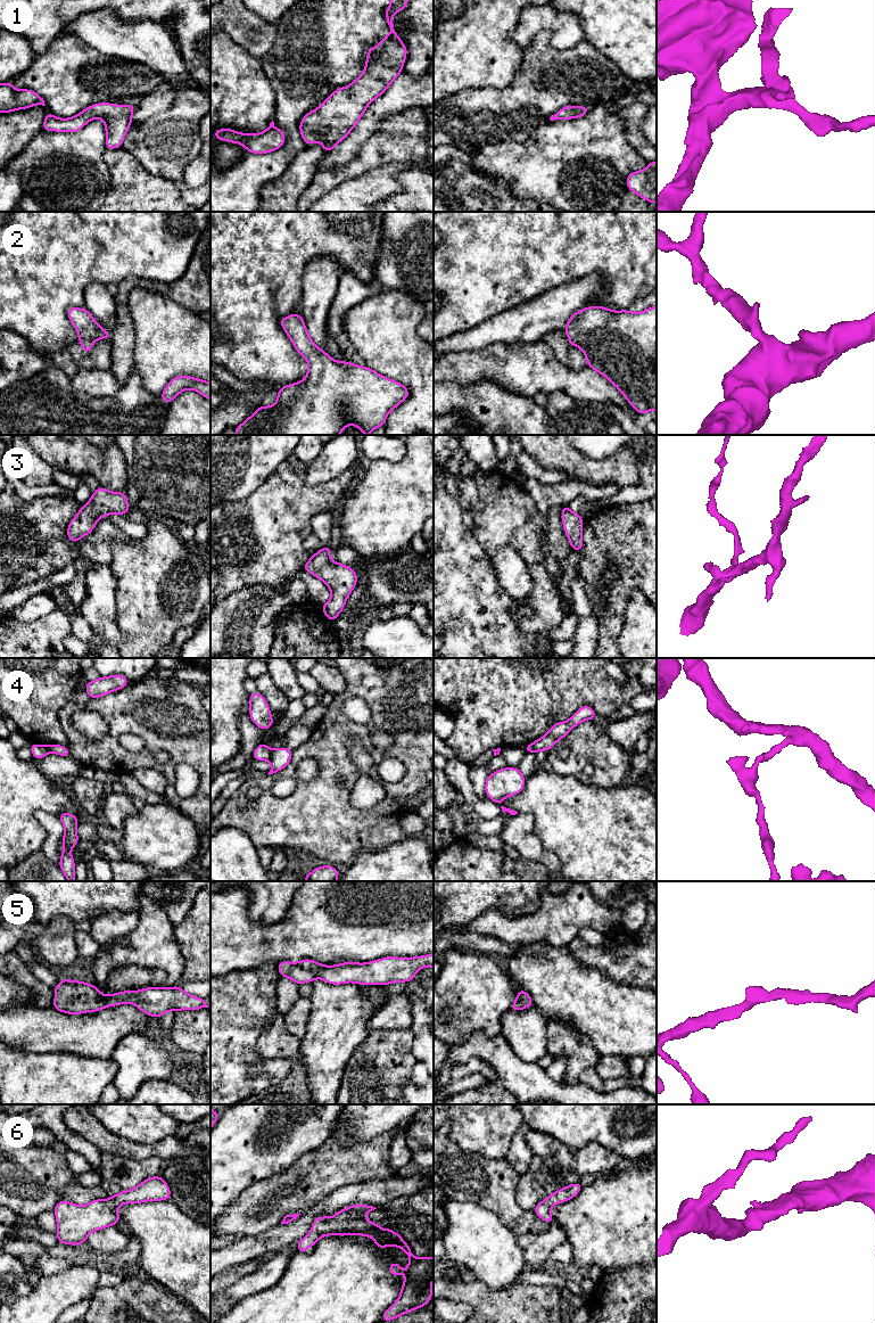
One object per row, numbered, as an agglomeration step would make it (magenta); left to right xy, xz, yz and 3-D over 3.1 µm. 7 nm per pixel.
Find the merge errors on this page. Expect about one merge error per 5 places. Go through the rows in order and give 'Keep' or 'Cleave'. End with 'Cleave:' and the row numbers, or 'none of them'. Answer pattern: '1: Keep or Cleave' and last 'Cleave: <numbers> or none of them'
1: Keep
2: Keep
3: Keep
4: Cleave
5: Keep
6: Keep
Cleave: 4

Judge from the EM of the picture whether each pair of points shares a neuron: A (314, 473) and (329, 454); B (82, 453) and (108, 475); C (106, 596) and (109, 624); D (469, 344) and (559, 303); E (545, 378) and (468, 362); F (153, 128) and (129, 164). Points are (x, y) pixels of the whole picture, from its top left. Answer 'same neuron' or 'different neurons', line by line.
A: same neuron
B: same neuron
C: same neuron
D: same neuron
E: same neuron
F: different neurons

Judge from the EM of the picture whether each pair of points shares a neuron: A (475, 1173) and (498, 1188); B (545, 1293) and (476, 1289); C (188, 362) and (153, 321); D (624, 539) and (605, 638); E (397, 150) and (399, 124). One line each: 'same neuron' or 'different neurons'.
A: same neuron
B: same neuron
C: same neuron
D: same neuron
E: same neuron

